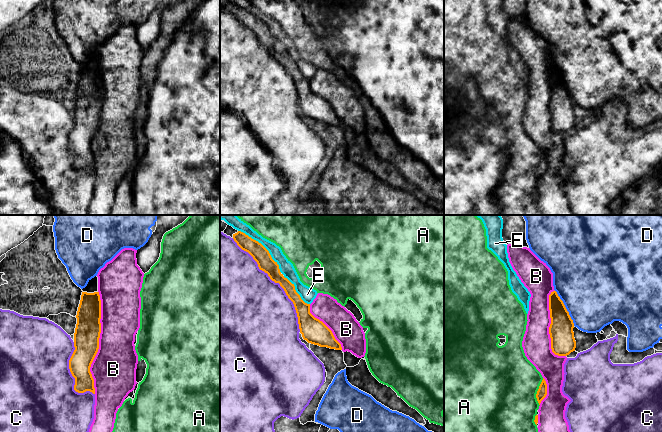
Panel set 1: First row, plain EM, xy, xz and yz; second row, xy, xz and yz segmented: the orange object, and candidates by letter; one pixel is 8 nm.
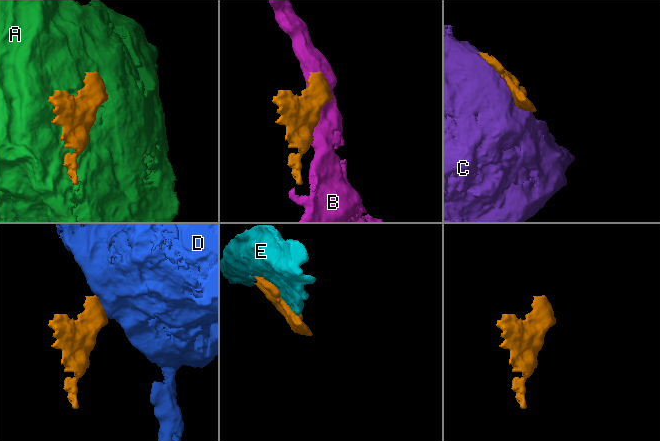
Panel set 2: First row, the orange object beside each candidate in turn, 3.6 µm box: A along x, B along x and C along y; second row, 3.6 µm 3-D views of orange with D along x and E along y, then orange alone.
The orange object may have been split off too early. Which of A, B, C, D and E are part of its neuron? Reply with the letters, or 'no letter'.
no letter

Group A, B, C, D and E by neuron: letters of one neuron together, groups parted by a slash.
A / B / C / D / E

